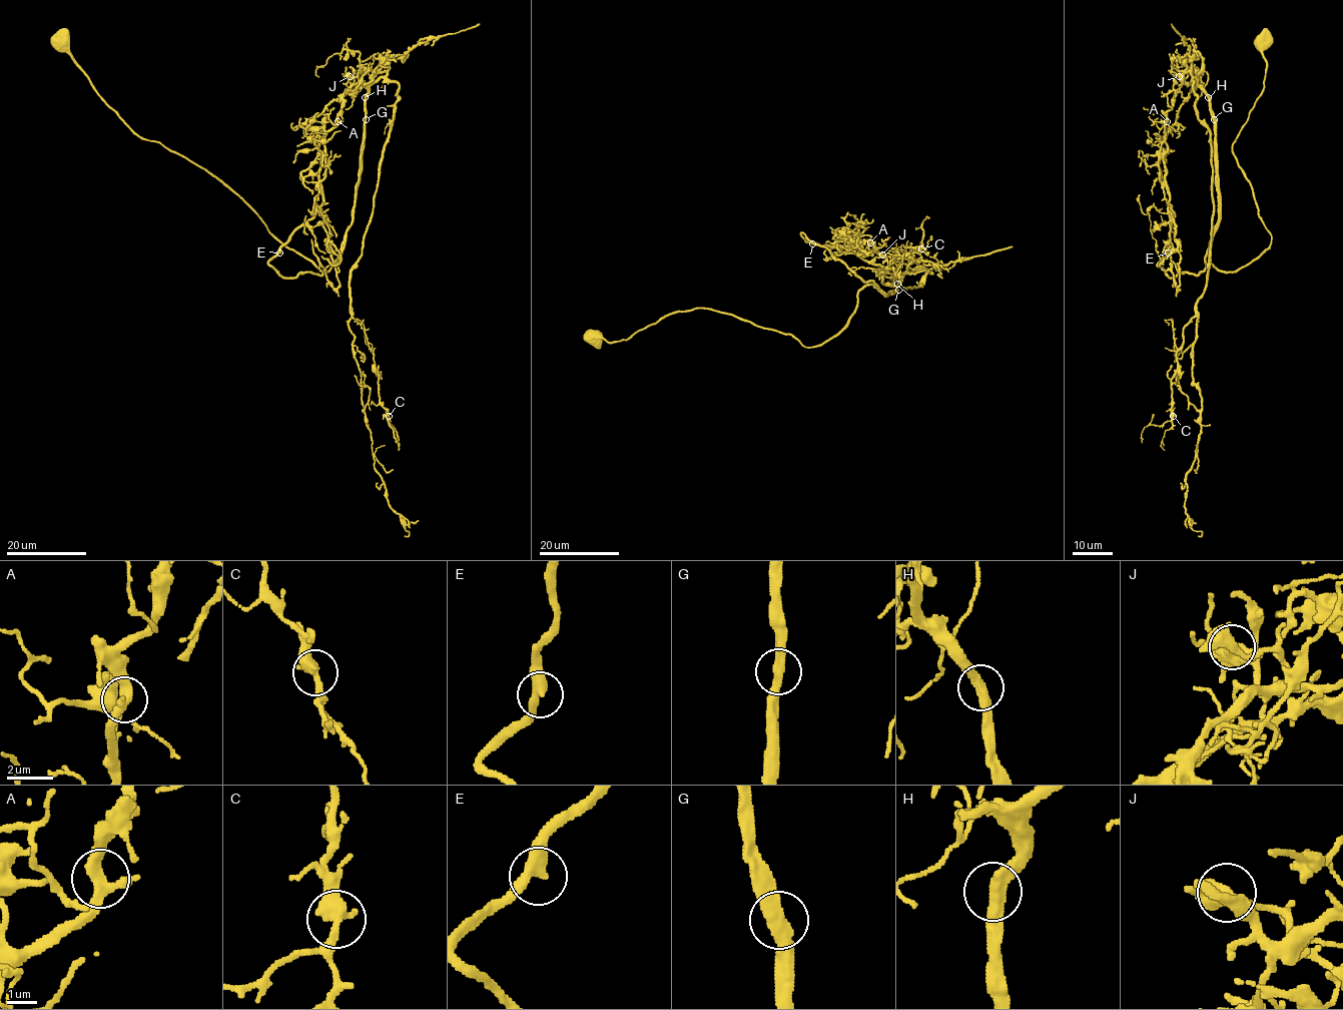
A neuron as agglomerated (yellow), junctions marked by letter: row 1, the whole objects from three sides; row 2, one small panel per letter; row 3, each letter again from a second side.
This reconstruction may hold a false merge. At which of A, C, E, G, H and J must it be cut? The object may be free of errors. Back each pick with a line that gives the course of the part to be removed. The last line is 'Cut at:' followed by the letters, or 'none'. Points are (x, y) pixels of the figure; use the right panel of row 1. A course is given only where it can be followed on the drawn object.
Cut at: none

